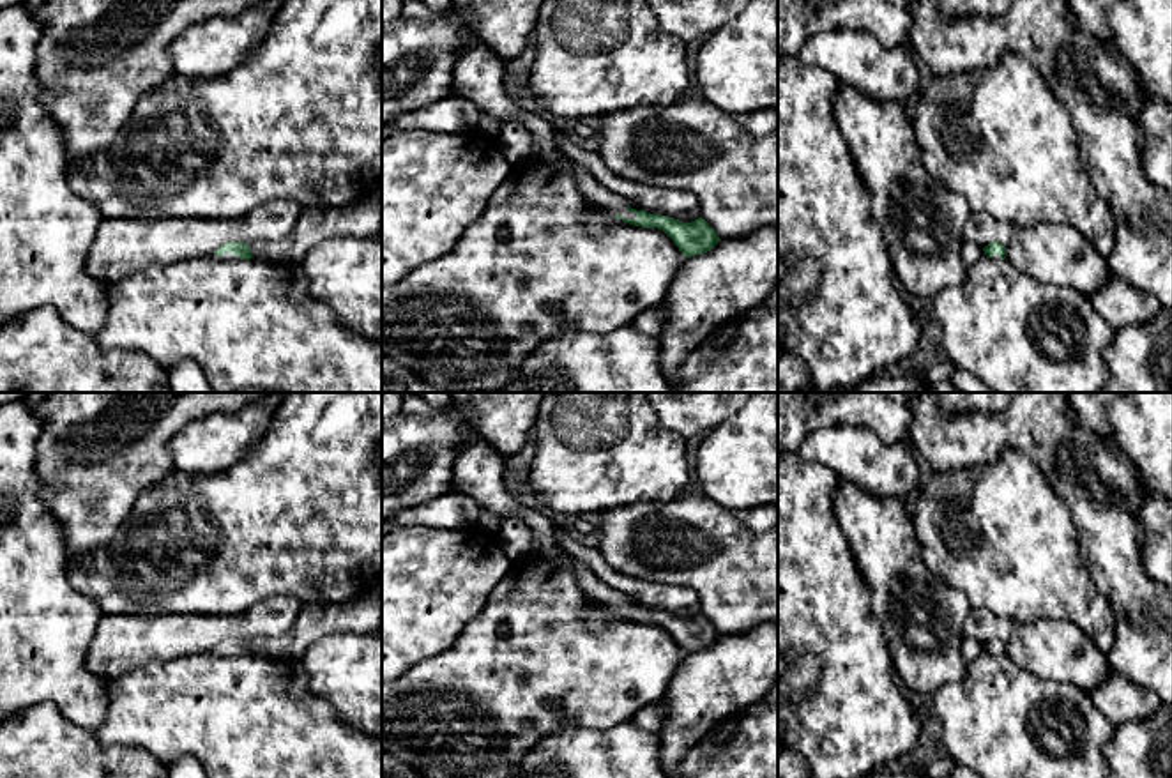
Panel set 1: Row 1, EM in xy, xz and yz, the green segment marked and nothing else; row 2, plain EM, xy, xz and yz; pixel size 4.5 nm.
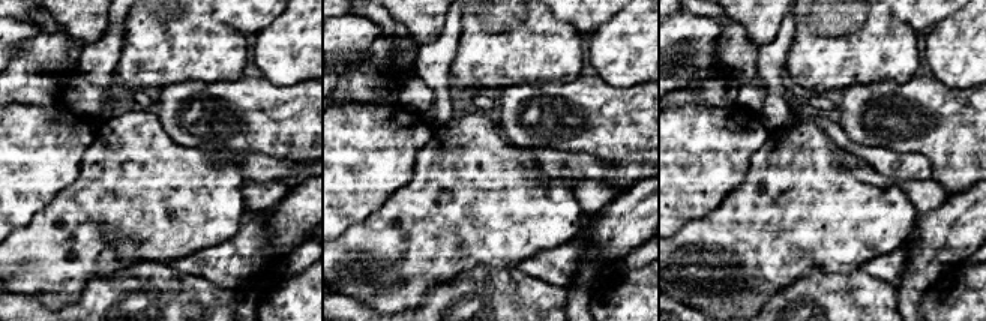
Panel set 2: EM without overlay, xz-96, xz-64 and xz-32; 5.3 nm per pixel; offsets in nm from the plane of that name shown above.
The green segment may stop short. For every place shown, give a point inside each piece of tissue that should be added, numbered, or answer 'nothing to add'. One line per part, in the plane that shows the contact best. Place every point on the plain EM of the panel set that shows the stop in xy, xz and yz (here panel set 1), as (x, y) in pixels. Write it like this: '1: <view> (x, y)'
1: xz (478, 471)

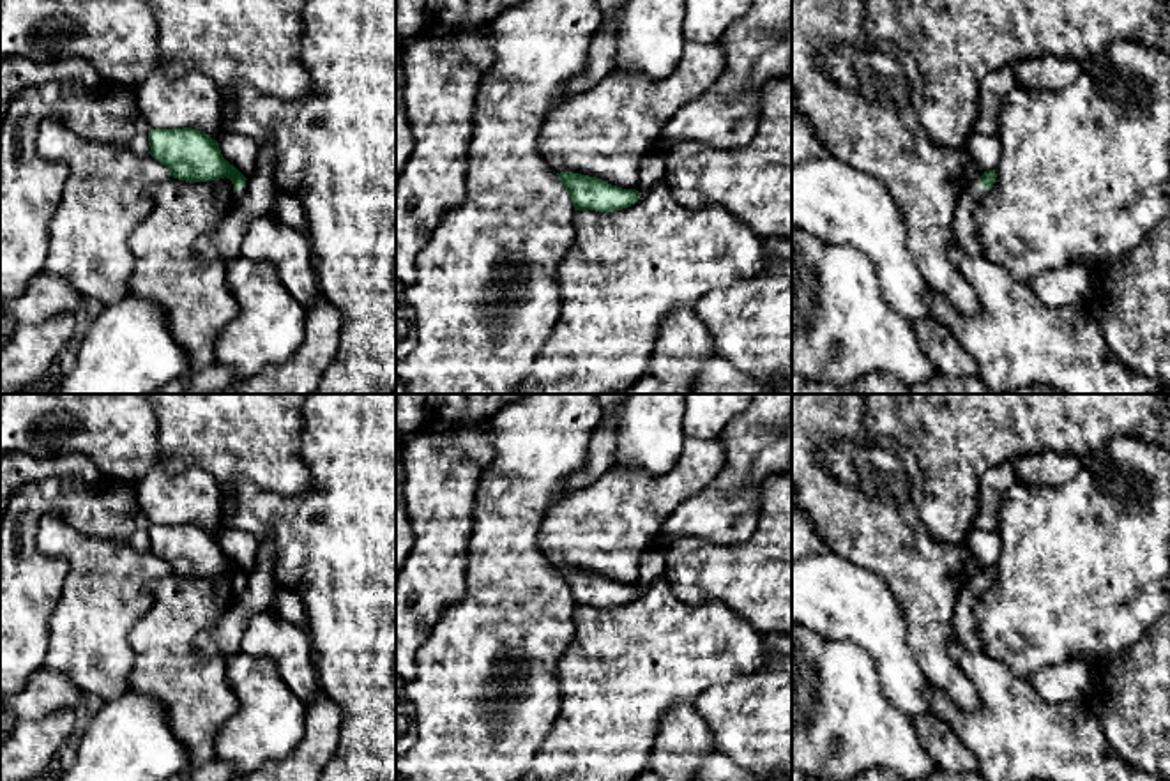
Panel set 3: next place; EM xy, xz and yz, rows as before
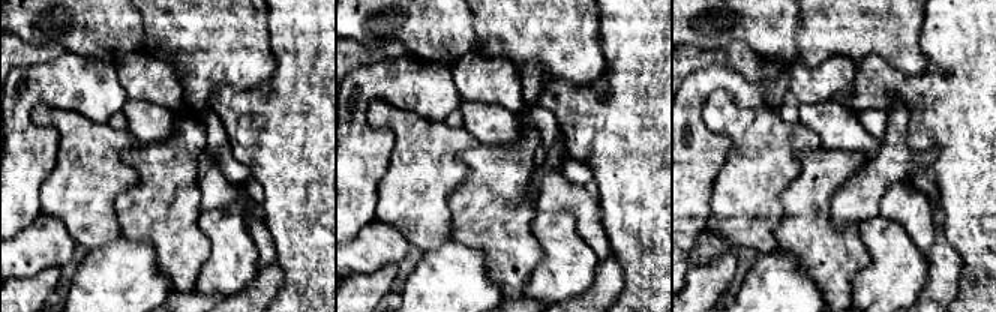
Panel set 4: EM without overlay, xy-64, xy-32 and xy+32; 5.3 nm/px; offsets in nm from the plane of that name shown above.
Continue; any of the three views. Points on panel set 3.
1: yz (965, 621)

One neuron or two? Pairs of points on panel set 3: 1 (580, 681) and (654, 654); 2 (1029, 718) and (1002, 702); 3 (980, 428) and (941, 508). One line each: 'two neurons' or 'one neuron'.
1: one neuron
2: one neuron
3: one neuron

